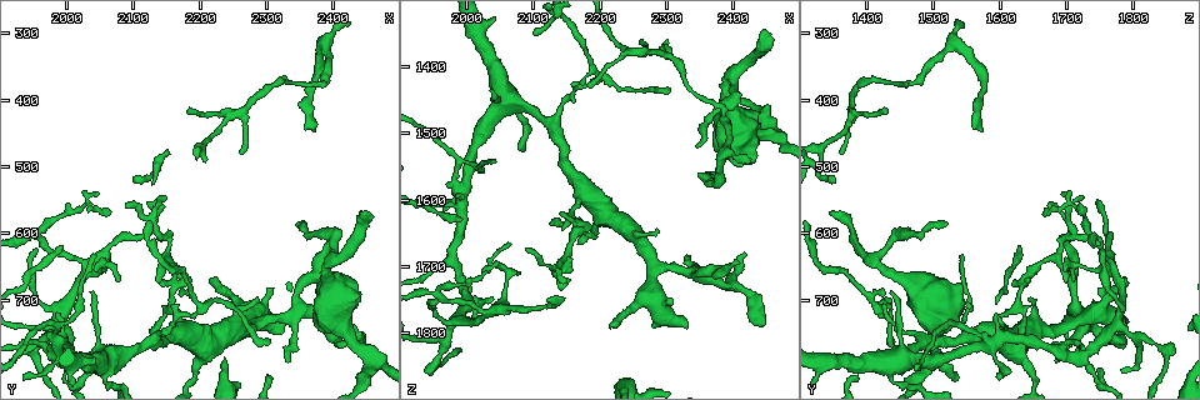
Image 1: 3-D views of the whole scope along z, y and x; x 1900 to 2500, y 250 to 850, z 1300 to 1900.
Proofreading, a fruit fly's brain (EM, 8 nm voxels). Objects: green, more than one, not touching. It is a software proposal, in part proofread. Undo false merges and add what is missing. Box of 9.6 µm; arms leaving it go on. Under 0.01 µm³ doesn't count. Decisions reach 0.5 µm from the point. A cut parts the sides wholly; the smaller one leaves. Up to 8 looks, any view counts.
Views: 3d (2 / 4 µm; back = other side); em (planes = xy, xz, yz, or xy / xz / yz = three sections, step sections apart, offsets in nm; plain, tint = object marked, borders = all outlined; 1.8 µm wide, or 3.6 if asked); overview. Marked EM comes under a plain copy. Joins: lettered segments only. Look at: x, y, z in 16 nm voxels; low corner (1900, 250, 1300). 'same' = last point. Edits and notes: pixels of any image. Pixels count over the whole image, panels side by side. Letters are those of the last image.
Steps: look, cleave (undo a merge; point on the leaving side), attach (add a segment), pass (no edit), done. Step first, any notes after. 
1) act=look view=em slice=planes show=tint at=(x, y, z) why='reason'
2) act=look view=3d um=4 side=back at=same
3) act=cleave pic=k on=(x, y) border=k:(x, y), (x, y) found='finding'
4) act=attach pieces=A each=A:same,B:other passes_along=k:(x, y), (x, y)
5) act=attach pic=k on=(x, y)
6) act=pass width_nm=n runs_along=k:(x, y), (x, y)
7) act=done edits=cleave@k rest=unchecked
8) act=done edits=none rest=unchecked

act=look view=em slice=planes show=borders at=(1960, 610, 1740) why='three-way junction'

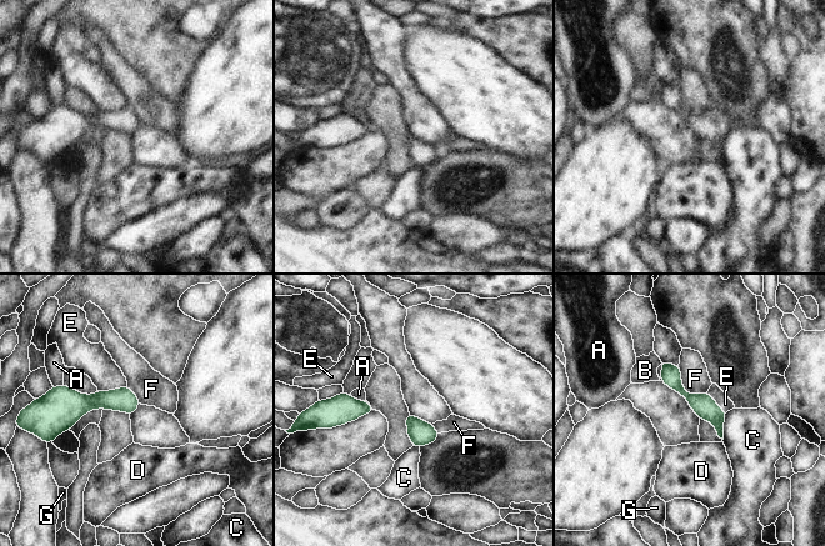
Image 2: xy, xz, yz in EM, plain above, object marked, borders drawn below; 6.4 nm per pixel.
act=pass each=A:other,B:other,C:other,D:other,E:other,F:other,G:other border=2:(678, 366), (689, 394), (706, 394) found='continuous, no second cell'

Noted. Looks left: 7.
act=look view=em um=3.6 slice=xz step=8 show=tint at=(2405, 605, 1695)

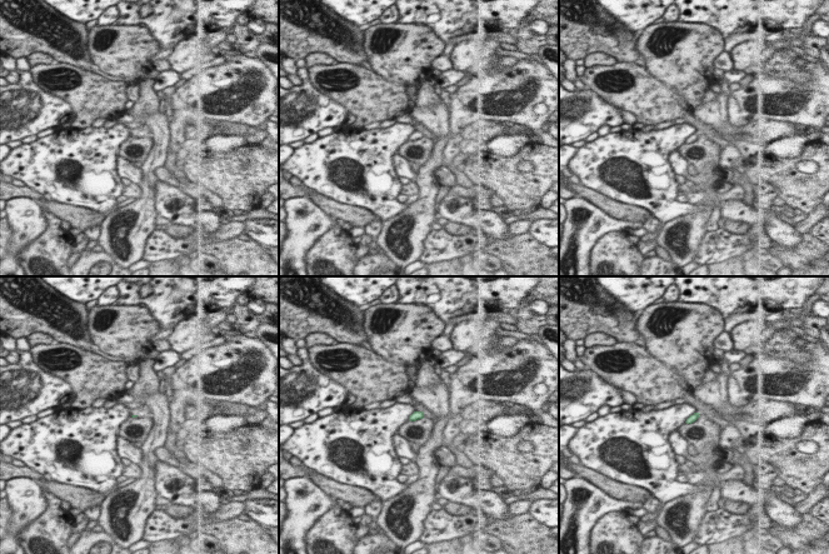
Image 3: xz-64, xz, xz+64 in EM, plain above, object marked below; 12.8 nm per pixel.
act=look view=em um=3.6 slice=planes show=tint at=same

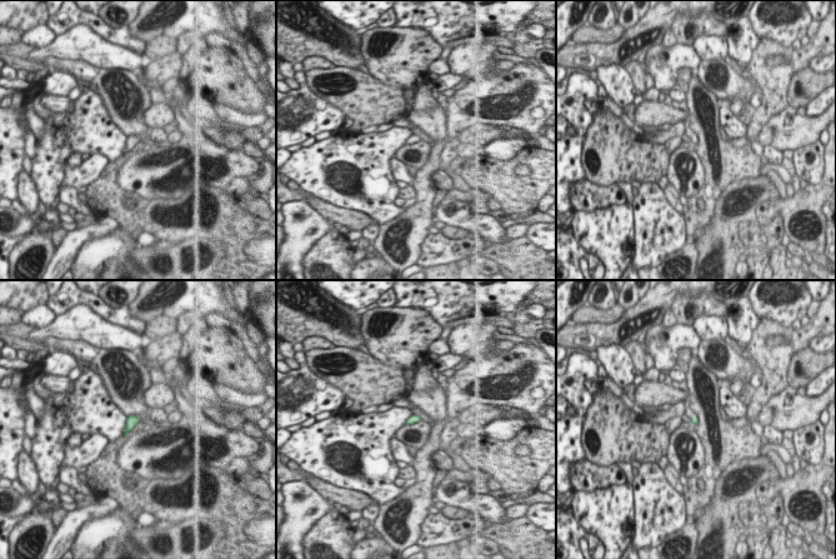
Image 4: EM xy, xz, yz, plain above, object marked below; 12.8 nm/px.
act=look view=em um=3.6 slice=planes show=borders at=same why='what lies round it'

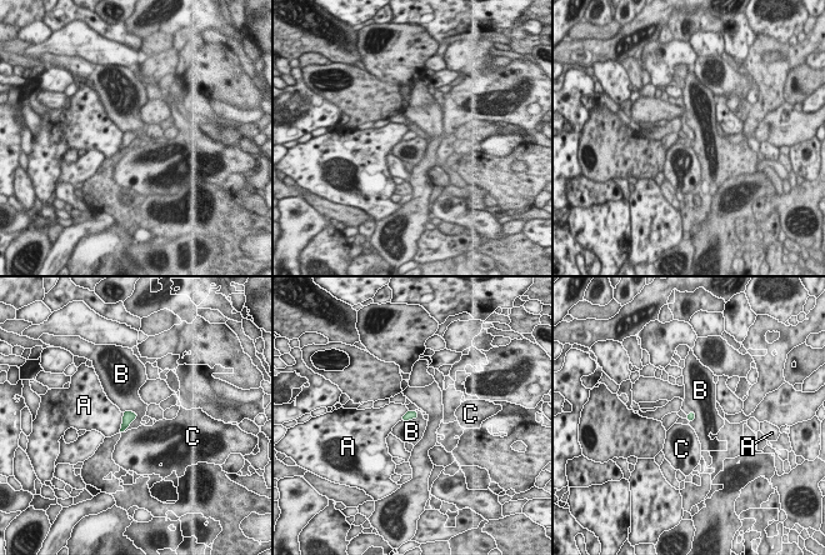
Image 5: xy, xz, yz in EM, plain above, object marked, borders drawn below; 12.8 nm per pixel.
act=pass each=A:other,B:other,C:other found='no lettered segment goes on from it'

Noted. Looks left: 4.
act=look view=3d um=4 at=(2460, 790, 1505) why='thick turns thin'

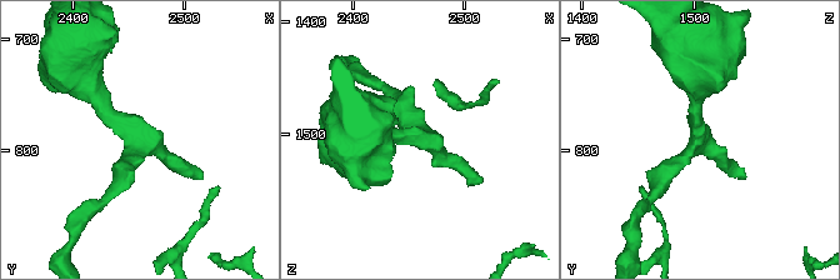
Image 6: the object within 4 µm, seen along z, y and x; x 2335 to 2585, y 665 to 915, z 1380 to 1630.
act=look view=em slice=xz step=4 show=tint at=(2458, 788, 1504) arms=3 arm_widths_nm=220,240,280

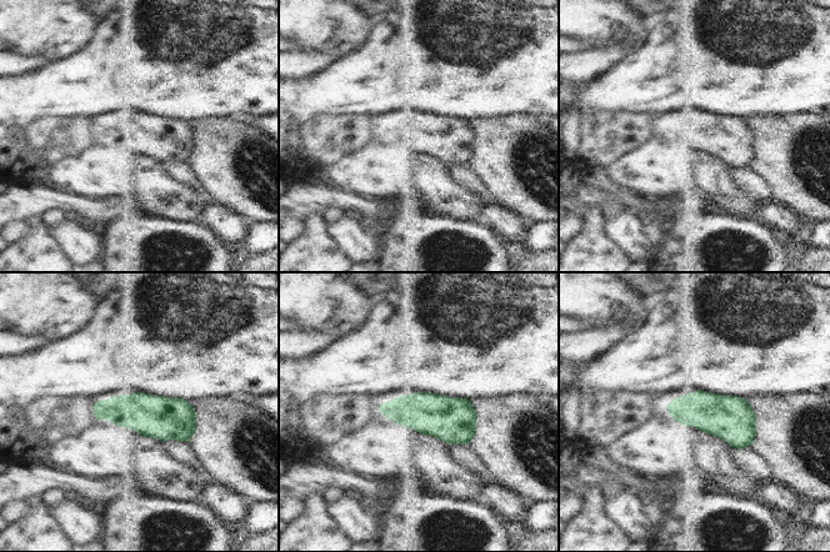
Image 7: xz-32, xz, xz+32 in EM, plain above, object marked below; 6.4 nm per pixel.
act=look view=em slice=planes show=borders at=same

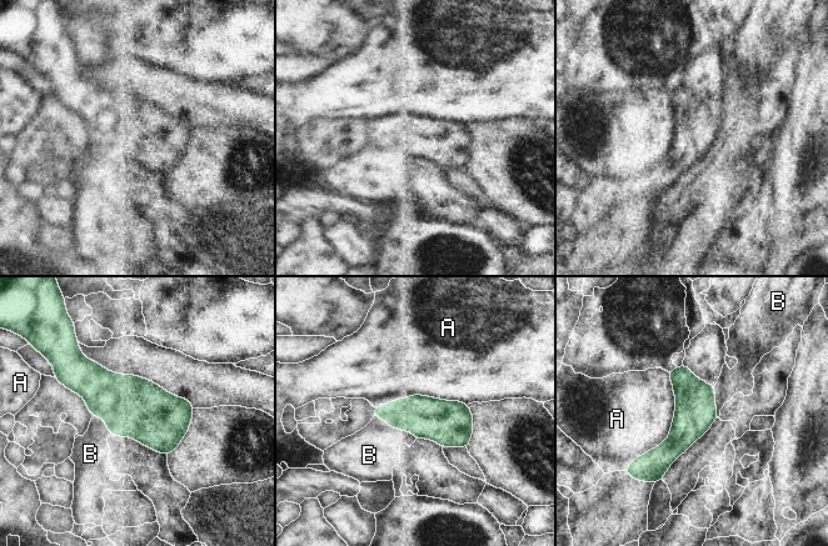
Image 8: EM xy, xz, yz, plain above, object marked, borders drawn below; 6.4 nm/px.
act=pass each=A:other,B:other border=8:(374, 415), (408, 430), (415, 439) found='one cell here'

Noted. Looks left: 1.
act=done edits=none rest=unchecked

